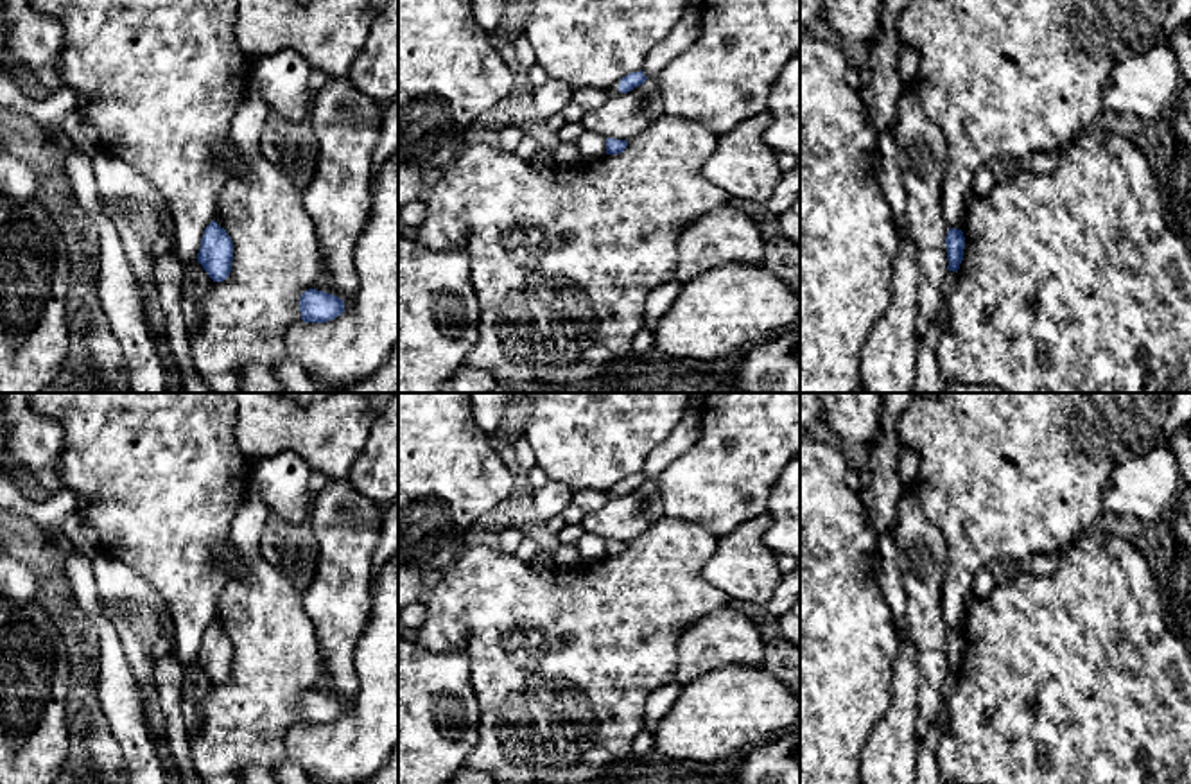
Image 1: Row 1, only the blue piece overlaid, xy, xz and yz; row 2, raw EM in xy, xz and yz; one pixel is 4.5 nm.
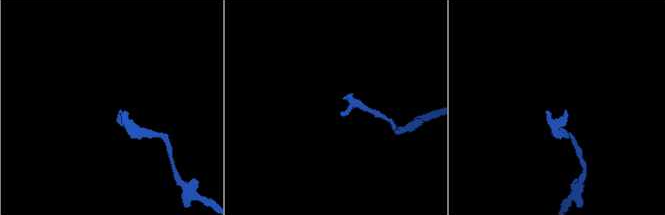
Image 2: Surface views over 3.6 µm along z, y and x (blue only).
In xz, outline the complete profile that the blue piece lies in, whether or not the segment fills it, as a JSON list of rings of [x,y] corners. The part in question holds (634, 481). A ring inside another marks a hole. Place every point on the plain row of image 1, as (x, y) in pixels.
[[[631,474],[626,479],[622,479],[621,483],[617,483],[612,490],[606,492],[608,499],[619,499],[621,495],[628,495],[633,490],[640,488],[646,484],[646,477],[644,474]]]

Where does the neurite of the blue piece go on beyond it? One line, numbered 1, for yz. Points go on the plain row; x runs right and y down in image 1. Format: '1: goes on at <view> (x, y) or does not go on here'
1: does not go on here

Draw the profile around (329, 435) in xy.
[[[228,393],[237,402],[233,434],[246,457],[271,457],[280,452],[296,452],[312,470],[330,481],[350,481],[353,461],[362,452],[375,423],[369,404],[371,393],[332,393],[330,396],[300,404],[278,393]]]

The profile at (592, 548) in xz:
[[[583,533],[578,542],[578,553],[583,563],[592,563],[608,558],[606,556],[606,540],[599,535]]]

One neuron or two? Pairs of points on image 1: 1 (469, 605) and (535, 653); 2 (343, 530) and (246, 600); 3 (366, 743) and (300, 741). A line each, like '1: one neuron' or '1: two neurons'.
1: one neuron
2: two neurons
3: one neuron

